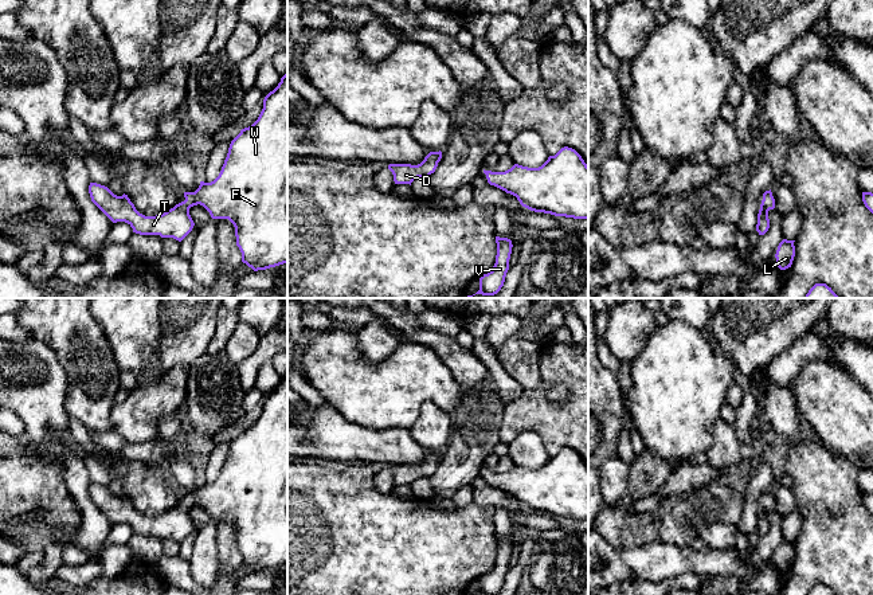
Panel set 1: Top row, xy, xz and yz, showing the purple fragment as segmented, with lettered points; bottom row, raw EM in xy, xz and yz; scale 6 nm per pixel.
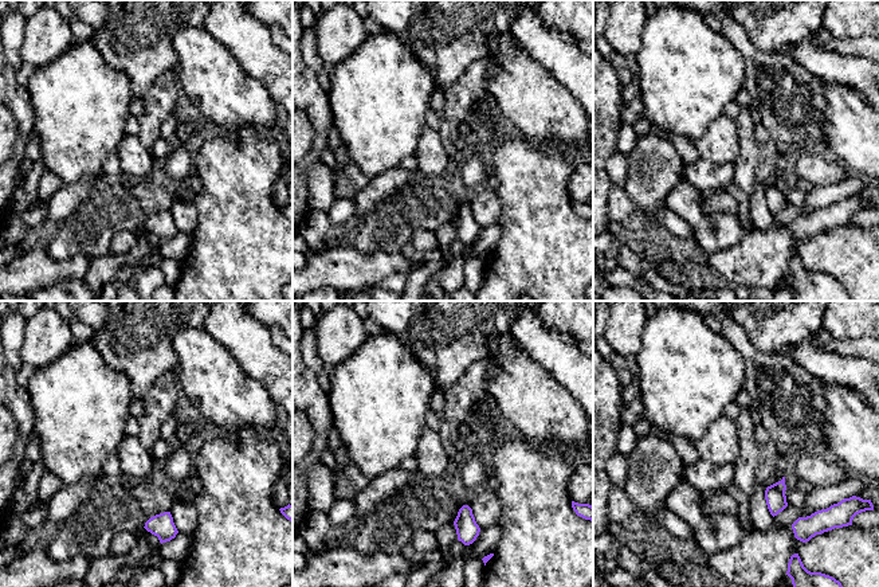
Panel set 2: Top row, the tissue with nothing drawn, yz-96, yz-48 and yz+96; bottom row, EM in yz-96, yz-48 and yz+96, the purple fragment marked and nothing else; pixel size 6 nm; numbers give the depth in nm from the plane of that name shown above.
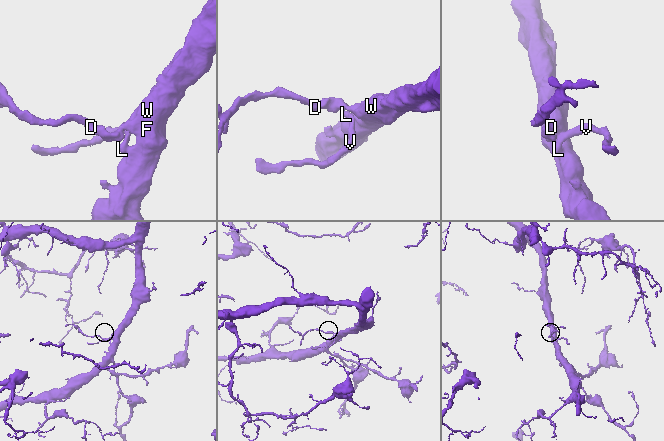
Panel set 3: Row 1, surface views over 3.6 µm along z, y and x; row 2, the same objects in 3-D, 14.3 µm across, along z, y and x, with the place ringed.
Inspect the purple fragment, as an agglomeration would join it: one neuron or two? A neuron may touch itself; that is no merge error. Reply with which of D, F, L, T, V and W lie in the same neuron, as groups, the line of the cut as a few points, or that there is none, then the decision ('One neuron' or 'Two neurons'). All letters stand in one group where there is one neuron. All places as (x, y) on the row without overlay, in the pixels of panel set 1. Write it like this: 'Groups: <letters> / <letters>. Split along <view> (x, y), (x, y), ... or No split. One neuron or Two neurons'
Groups: D F L T V W. No split. One neuron

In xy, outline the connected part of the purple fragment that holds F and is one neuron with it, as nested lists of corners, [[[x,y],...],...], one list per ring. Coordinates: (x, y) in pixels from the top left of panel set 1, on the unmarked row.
[[[287,373],[281,379],[278,387],[263,400],[263,410],[258,420],[231,442],[227,458],[219,477],[211,482],[200,482],[195,493],[184,493],[185,501],[167,513],[156,517],[140,514],[128,496],[117,497],[107,488],[90,484],[89,494],[91,502],[113,522],[125,522],[133,533],[140,536],[160,536],[181,543],[193,529],[195,524],[189,509],[203,506],[212,520],[228,520],[235,528],[236,547],[242,553],[242,563],[254,572],[266,571],[287,564]]]

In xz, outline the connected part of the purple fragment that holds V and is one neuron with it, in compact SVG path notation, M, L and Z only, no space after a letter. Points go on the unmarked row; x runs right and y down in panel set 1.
M496 537L496 544L496 564L488 575L479 579L479 591L475 595L497 595L504 587L513 545L510 540L500 537Z

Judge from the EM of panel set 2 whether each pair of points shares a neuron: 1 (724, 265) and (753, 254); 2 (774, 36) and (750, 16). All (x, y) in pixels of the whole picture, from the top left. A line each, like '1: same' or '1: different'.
1: same
2: same

